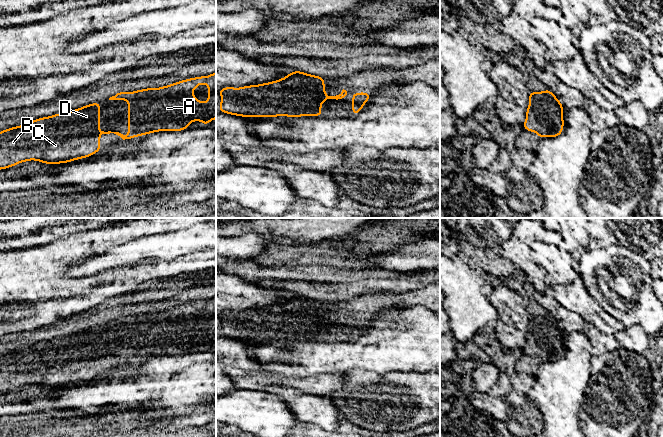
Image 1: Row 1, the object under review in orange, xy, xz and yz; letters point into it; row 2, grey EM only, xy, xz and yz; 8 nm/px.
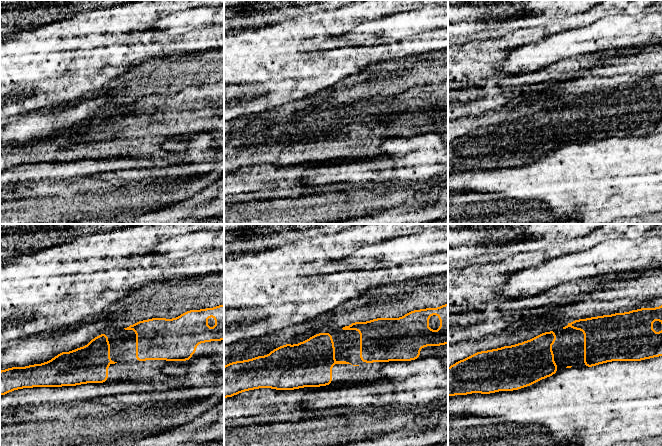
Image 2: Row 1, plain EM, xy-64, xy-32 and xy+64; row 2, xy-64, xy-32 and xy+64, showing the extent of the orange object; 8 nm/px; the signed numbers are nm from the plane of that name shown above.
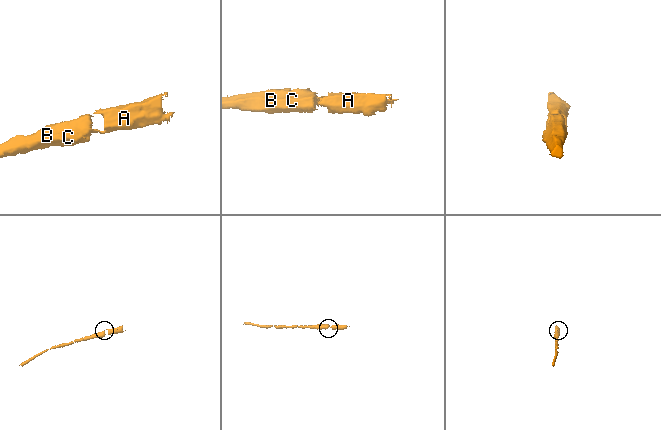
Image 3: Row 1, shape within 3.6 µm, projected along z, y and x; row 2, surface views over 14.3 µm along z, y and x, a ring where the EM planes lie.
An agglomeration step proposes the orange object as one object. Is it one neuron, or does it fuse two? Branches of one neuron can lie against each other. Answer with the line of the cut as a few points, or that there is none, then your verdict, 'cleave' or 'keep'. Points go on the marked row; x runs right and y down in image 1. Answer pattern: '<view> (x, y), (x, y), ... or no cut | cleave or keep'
no cut | keep

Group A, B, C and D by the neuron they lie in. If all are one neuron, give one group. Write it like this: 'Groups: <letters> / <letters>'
Groups: A B C D

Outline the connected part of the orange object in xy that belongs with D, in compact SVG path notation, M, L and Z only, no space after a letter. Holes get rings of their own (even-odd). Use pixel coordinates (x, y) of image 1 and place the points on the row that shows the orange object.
M216 72L209 76L189 78L160 88L146 88L143 90L136 90L135 92L117 92L114 96L110 97L109 100L128 101L128 135L123 135L119 132L100 131L100 102L95 102L76 110L54 114L50 117L42 117L30 122L25 122L21 126L0 131L0 170L30 160L40 161L45 164L60 164L90 157L94 153L100 152L100 136L102 134L114 133L125 140L158 131L186 130L192 121L201 121L207 126L212 119L216 119ZM199 84L208 85L207 102L200 102L192 94L193 90L197 88Z

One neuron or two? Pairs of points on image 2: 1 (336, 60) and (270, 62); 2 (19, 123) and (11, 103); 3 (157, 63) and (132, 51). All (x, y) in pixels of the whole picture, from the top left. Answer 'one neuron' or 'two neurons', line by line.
1: one neuron
2: two neurons
3: two neurons

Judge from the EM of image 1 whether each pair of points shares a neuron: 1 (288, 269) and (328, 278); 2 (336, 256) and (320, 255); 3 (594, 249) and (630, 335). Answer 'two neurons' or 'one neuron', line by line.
1: one neuron
2: one neuron
3: two neurons

